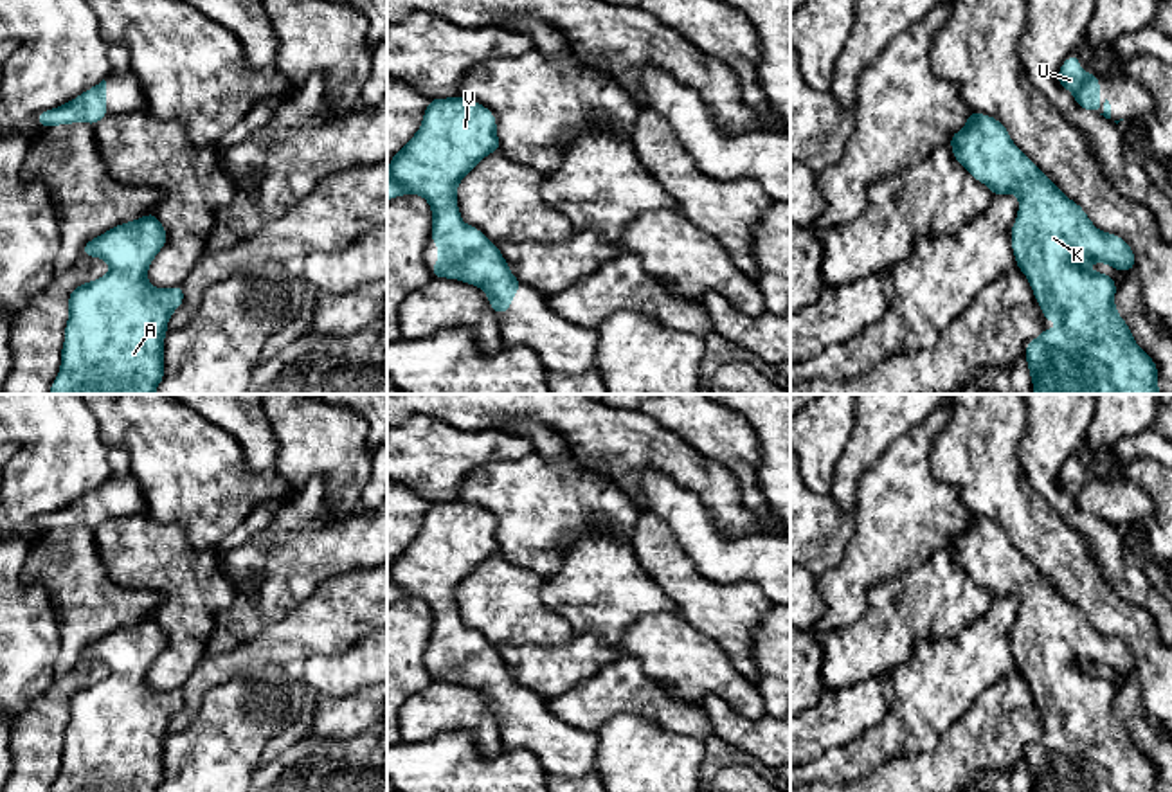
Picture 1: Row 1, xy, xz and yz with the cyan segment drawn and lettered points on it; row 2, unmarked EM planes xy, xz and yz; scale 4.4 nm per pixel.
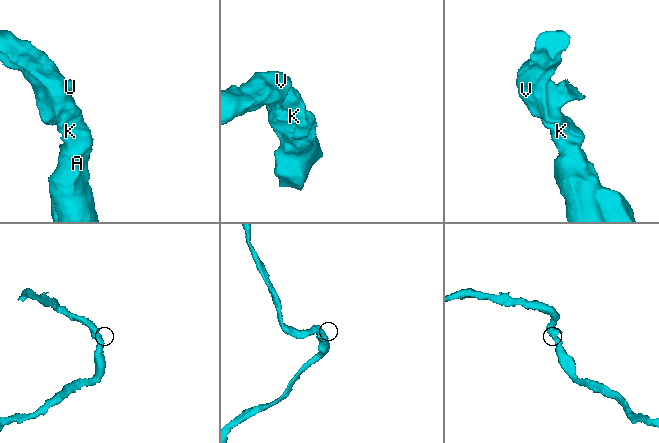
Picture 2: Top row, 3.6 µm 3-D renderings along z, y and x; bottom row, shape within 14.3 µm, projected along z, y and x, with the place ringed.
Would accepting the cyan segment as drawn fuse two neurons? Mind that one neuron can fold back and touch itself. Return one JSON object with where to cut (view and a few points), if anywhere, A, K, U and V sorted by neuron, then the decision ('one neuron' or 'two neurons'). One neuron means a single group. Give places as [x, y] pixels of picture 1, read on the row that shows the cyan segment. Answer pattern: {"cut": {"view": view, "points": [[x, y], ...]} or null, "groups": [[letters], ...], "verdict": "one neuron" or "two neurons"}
{"cut": null, "groups": [["A", "K", "U", "V"]], "verdict": "one neuron"}

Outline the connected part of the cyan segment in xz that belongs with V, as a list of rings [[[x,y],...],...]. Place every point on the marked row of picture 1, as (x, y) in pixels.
[[[430,99],[419,130],[389,158],[387,200],[421,194],[432,209],[430,245],[437,243],[432,277],[457,279],[486,292],[495,313],[508,313],[520,281],[500,248],[461,220],[457,185],[490,153],[500,149],[497,119],[481,103]]]

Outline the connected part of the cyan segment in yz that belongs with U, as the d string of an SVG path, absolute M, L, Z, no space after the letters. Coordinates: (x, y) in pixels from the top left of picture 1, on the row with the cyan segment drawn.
M1071 54L1060 67L1057 81L1073 94L1077 104L1084 110L1098 112L1100 81L1093 72L1080 70L1080 59Z

